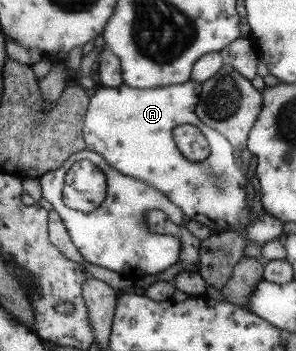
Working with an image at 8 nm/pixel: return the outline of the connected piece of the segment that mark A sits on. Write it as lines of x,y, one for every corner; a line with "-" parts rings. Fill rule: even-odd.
186,82
155,89
136,89
124,84
115,88
99,88
89,98
88,111
84,117
83,136
87,150
97,153
112,168
126,176
143,180
157,191
163,192
189,219
197,225
207,227
211,233
237,231
247,225
249,205
245,201
245,177
235,167
232,145
227,137
217,130
207,127
196,115
196,105
200,102
201,84
-
189,123
196,127
208,141
209,156
201,162
184,159
173,146
174,128

